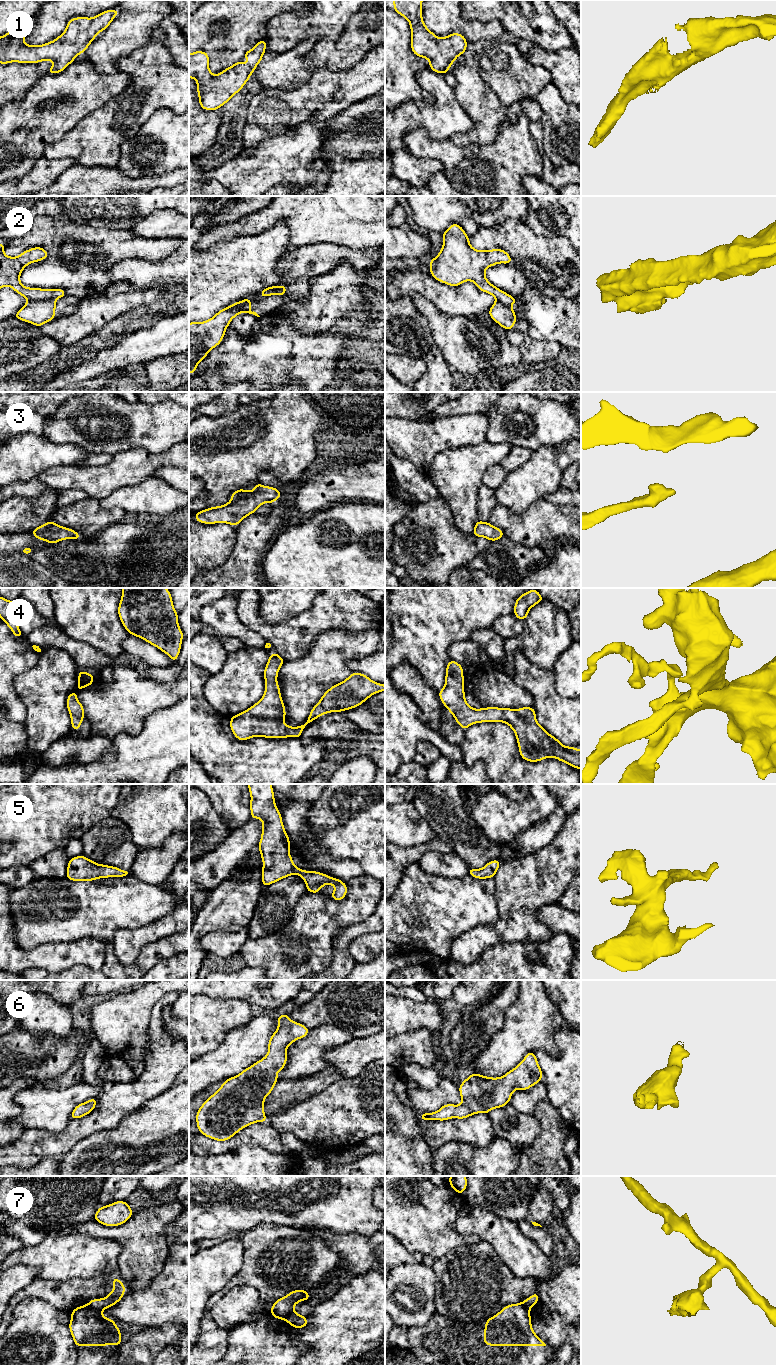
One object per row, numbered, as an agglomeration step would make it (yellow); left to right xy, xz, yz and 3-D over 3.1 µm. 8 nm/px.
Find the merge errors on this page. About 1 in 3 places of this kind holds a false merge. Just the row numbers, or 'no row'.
2, 7

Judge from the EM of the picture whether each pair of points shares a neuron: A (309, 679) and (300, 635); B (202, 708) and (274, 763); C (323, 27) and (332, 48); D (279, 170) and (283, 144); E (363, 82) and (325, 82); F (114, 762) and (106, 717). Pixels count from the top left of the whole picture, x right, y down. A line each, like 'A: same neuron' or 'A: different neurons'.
A: different neurons
B: same neuron
C: different neurons
D: same neuron
E: same neuron
F: different neurons

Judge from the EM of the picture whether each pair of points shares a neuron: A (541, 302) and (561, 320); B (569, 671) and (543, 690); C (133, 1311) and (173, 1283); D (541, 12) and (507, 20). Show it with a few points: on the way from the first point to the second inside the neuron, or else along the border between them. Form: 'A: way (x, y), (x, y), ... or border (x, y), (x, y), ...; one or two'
A: way (546, 307), (556, 317); one
B: border (552, 670), (555, 690), (560, 695), (570, 698); two
C: way (143, 1307), (151, 1307), (165, 1293); one
D: way (533, 20), (515, 20); one

